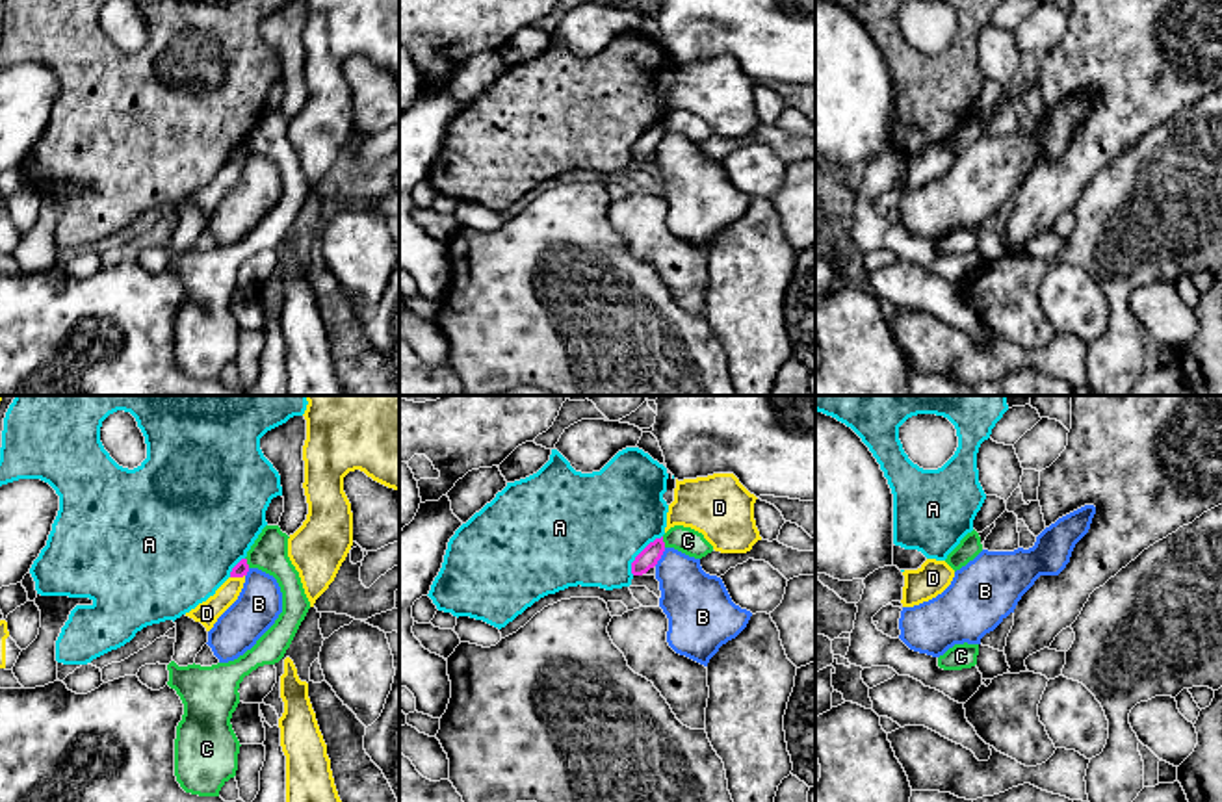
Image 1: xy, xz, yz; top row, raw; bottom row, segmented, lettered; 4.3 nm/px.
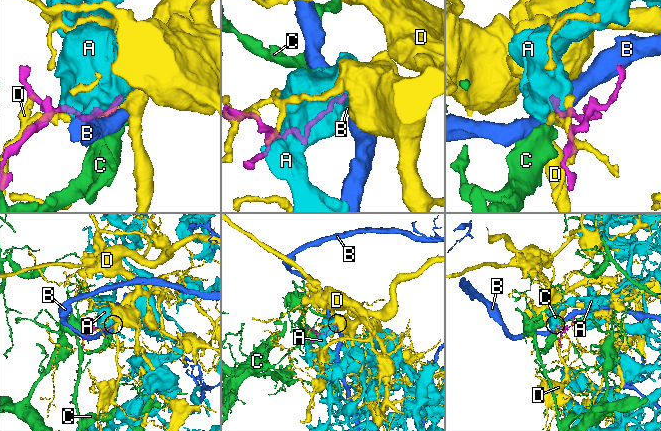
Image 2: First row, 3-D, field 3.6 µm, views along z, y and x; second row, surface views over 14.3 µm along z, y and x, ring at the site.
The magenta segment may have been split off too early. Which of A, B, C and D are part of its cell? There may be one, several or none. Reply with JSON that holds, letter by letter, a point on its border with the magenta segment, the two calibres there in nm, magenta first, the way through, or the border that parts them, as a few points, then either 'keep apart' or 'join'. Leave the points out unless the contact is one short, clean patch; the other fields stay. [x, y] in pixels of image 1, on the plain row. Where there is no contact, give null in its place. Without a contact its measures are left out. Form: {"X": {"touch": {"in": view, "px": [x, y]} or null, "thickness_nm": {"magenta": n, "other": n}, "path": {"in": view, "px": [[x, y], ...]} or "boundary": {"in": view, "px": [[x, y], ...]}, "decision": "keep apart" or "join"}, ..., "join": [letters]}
{"A": {"touch": {"in": "xz", "px": [639, 138]}, "thickness_nm": {"magenta": 90, "other": 480}, "boundary": {"in": "xz", "px": [[662, 119], [636, 142], [632, 158]]}, "decision": "keep apart"}, "B": {"touch": {"in": "xz", "px": [660, 142]}, "thickness_nm": {"magenta": 90, "other": 280}, "boundary": {"in": "xz", "px": [[665, 132], [654, 149]]}, "decision": "keep apart"}, "C": {"touch": {"in": "xz", "px": [663, 127]}, "thickness_nm": {"magenta": 90, "other": 120}, "boundary": {"in": "xz", "px": [[662, 121], [665, 130]]}, "decision": "keep apart"}, "D": {"touch": {"in": "xy", "px": [236, 160]}, "thickness_nm": {"magenta": 60, "other": 100}, "decision": "keep apart"}, "join": []}

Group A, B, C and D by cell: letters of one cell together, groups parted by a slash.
A / B / C / D

